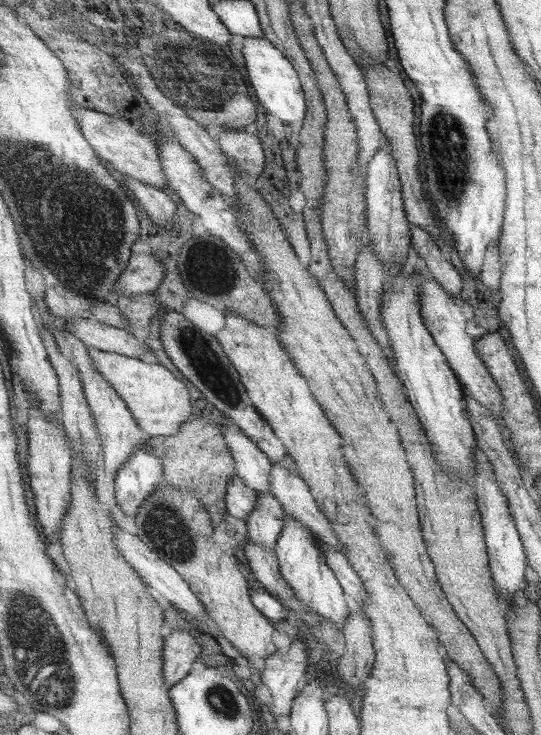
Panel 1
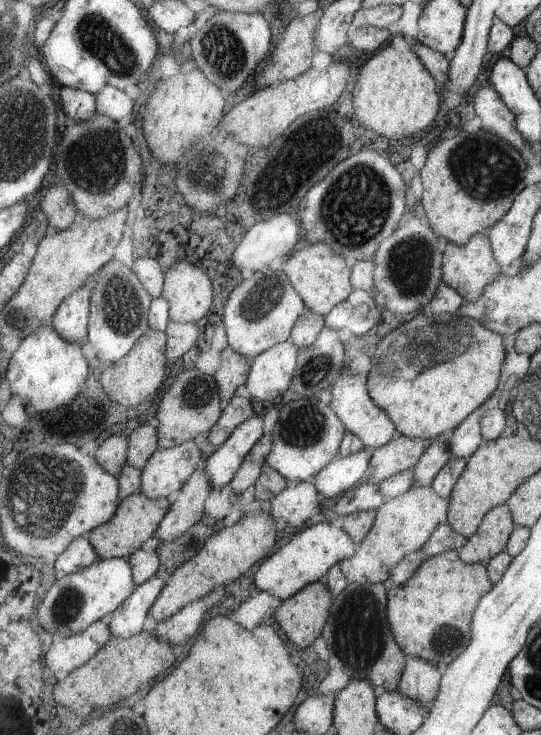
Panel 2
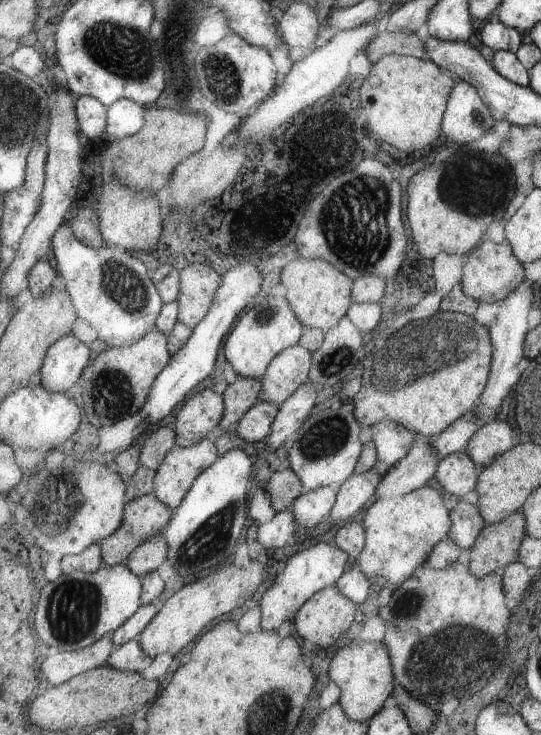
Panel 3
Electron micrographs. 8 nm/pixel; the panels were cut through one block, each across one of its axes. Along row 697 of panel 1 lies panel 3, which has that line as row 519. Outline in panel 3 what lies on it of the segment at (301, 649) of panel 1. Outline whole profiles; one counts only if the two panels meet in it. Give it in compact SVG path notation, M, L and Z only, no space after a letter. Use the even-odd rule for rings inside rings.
M292 510L277 512L274 517L262 524L257 531L257 540L269 552L272 549L284 548L293 542L300 524L295 520Z

